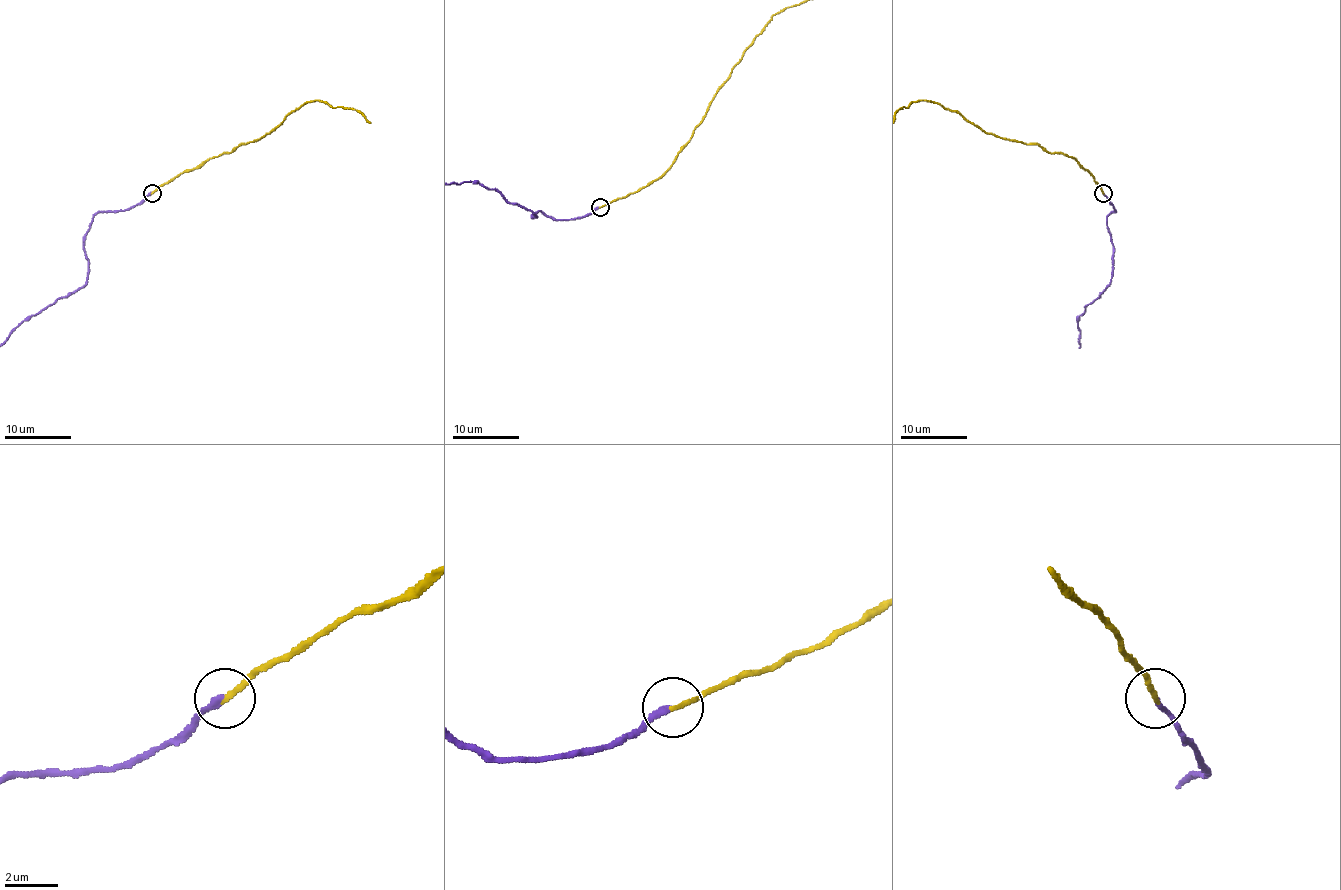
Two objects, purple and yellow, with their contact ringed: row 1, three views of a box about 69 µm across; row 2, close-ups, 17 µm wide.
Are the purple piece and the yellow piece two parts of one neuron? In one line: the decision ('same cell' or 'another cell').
same cell

